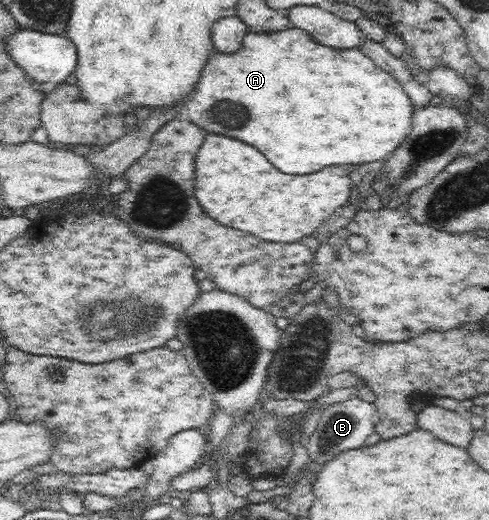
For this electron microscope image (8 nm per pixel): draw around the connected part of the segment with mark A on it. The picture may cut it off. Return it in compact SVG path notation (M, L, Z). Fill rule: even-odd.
M287 27L280 32L251 31L243 38L243 45L237 53L214 52L211 59L205 64L201 79L184 102L189 116L191 116L191 122L195 125L201 127L207 133L221 133L221 135L227 135L227 137L241 139L249 145L255 145L267 157L267 161L271 161L279 171L293 173L293 175L309 175L309 173L321 171L329 165L345 166L345 163L353 163L353 166L360 166L361 163L385 159L409 135L415 110L414 104L409 101L403 87L387 71L383 71L382 67L375 65L375 62L359 48L333 49L333 47L325 47L325 45L315 43L315 40L304 29L291 27Z

